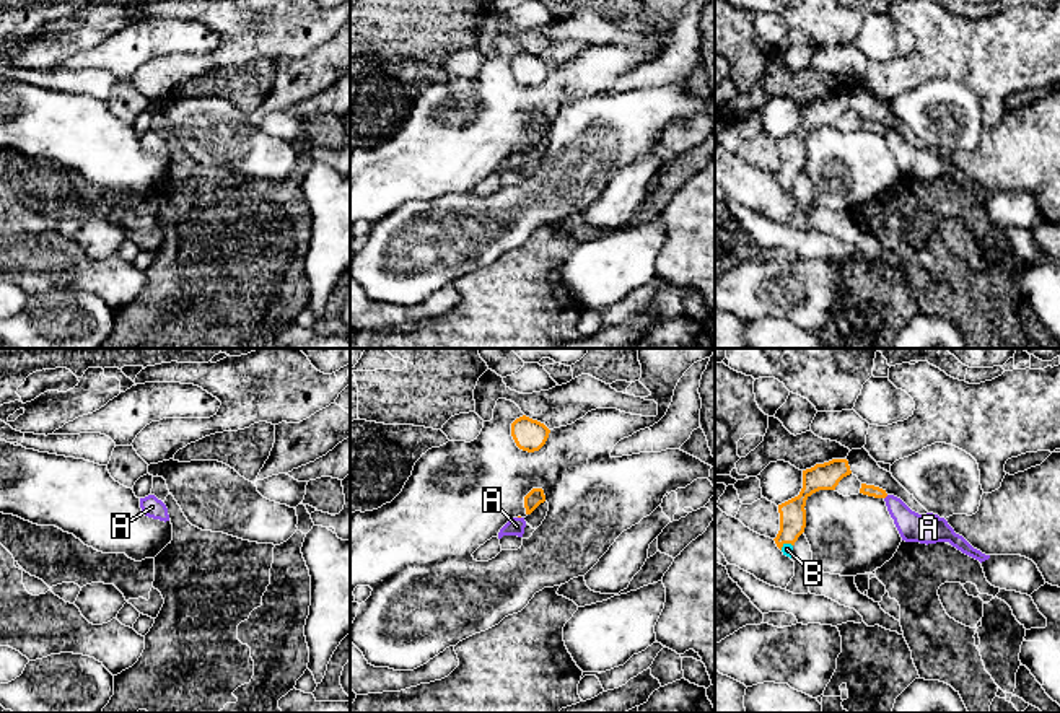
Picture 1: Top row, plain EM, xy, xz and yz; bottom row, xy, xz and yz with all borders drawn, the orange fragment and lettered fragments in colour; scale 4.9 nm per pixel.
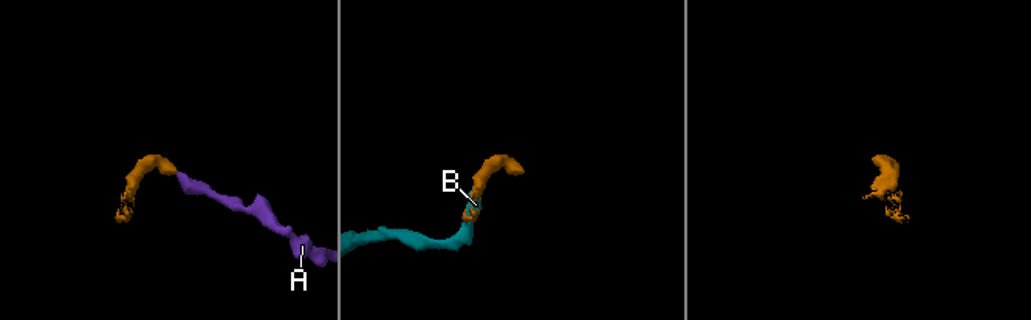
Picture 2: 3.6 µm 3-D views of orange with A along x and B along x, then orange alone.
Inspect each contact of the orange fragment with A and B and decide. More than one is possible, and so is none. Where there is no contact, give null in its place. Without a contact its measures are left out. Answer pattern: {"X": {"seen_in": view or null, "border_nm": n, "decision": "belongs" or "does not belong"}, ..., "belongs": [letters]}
{"A": {"seen_in": null, "decision": "does not belong"}, "B": {"seen_in": "yz", "border_nm": 70, "decision": "belongs"}, "belongs": ["B"]}

